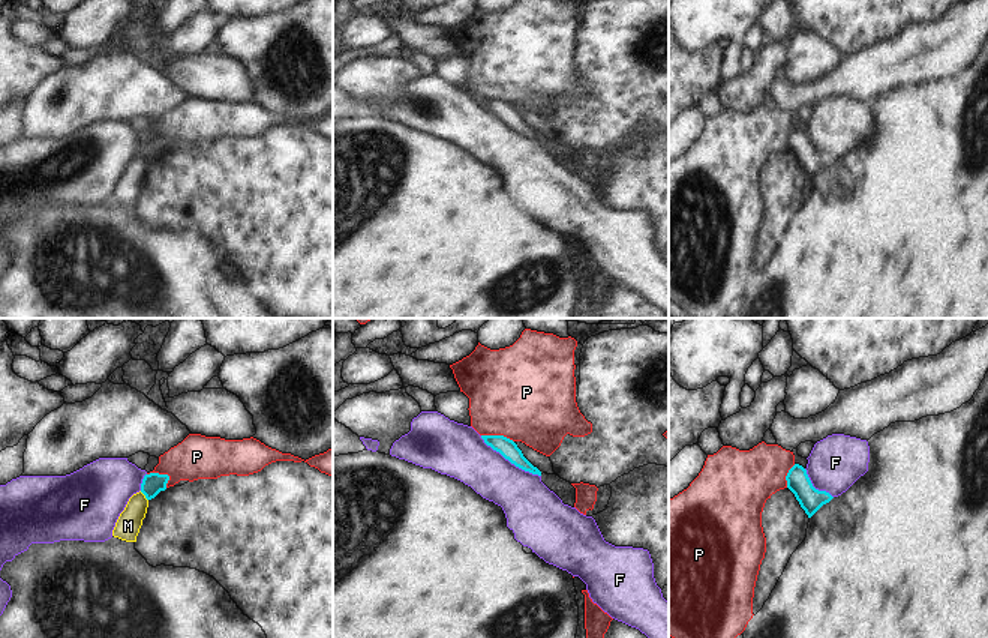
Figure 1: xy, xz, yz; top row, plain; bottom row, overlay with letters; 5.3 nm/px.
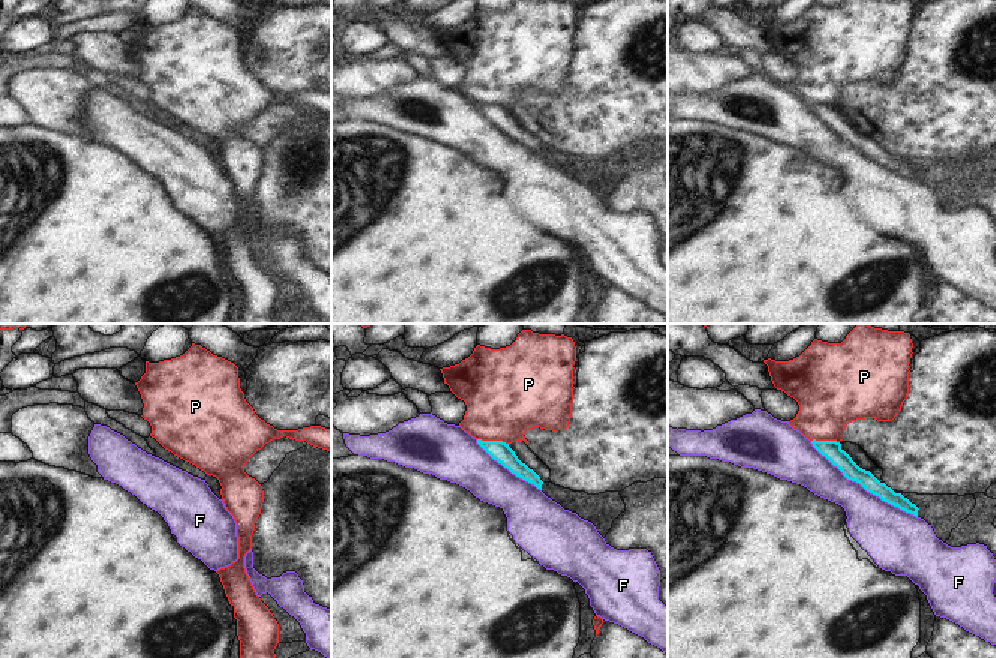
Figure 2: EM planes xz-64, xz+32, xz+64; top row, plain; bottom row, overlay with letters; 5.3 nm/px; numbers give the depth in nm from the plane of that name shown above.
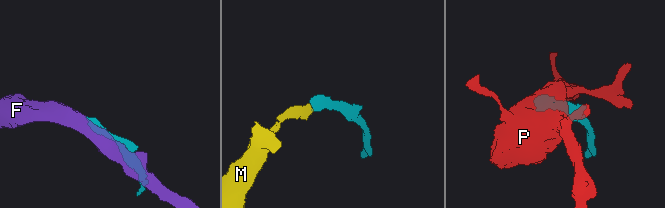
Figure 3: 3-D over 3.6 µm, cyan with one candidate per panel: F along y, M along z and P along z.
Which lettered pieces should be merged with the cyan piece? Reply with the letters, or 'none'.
none

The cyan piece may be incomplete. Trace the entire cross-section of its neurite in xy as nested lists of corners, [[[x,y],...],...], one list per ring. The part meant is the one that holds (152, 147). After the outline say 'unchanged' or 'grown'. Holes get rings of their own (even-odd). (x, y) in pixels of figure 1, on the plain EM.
[[[150,137],[145,138],[141,147],[141,156],[147,164],[154,162],[160,155],[166,153],[168,138]]] | unchanged

